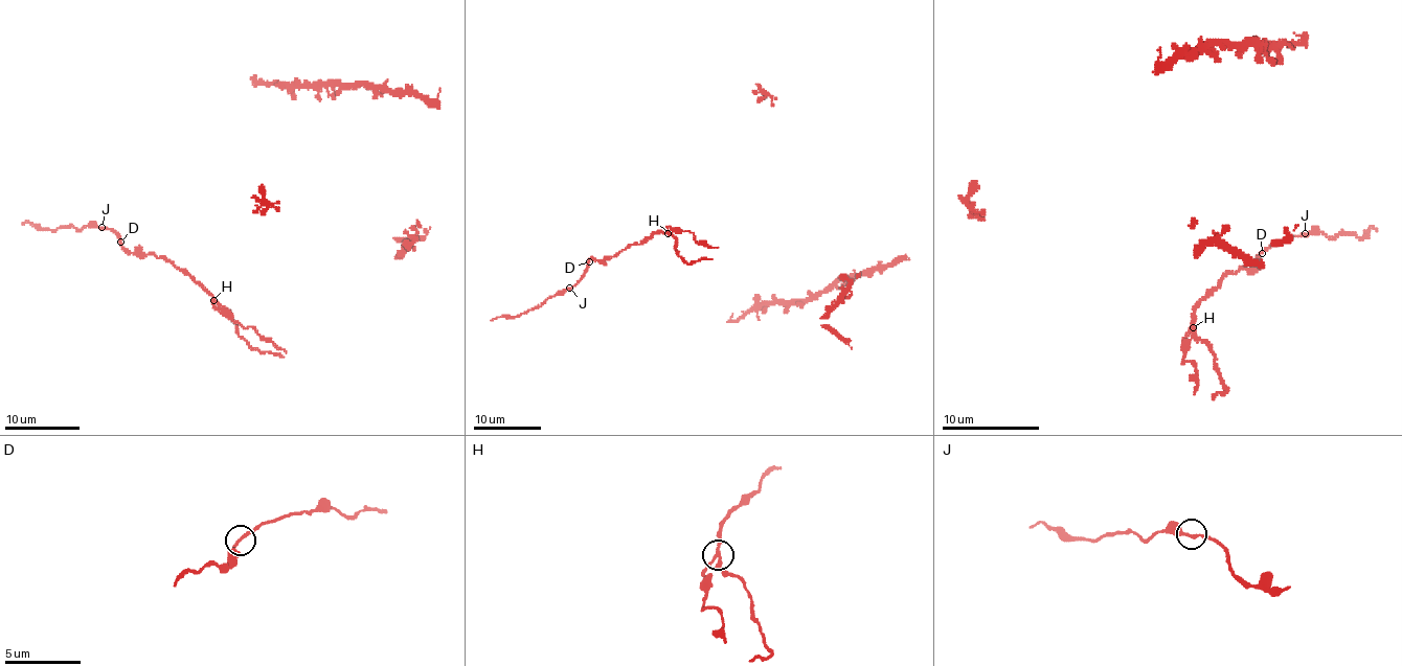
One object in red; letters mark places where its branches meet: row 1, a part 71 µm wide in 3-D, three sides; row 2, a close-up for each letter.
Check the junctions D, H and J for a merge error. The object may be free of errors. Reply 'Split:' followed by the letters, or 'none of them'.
Split: H

